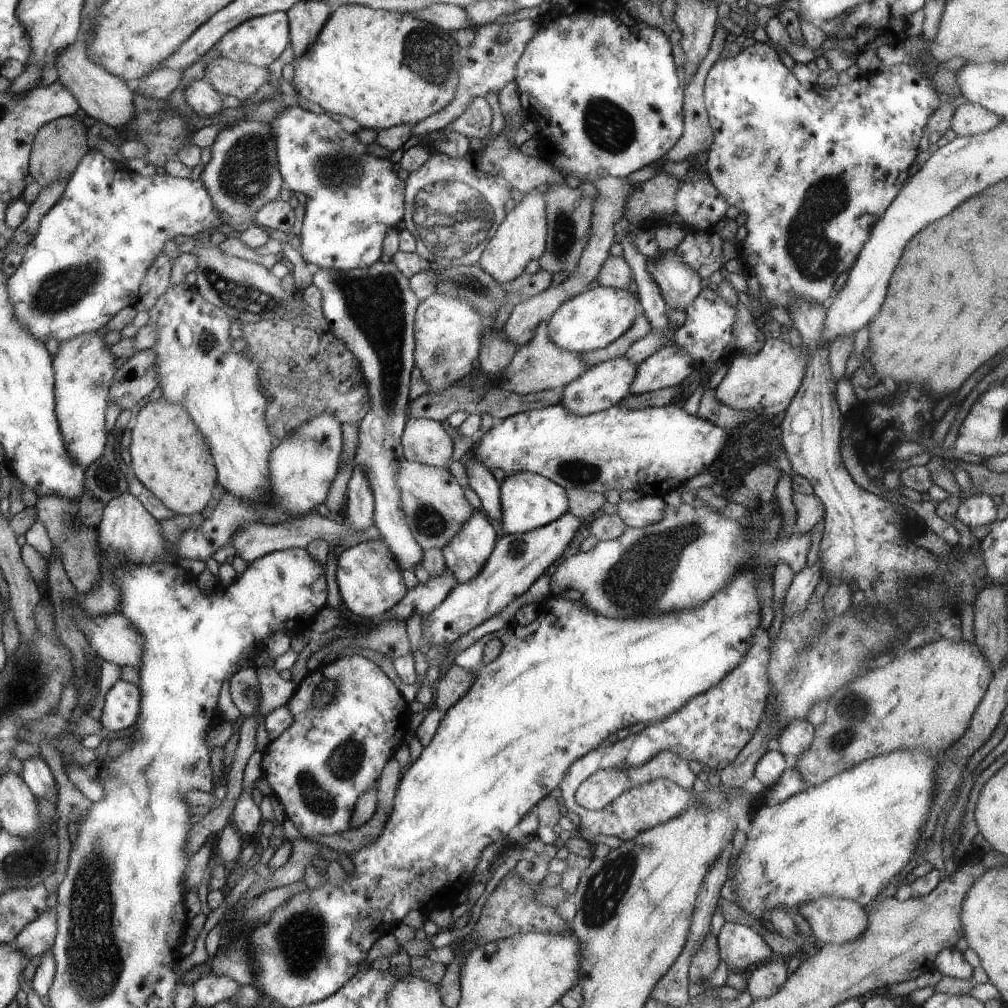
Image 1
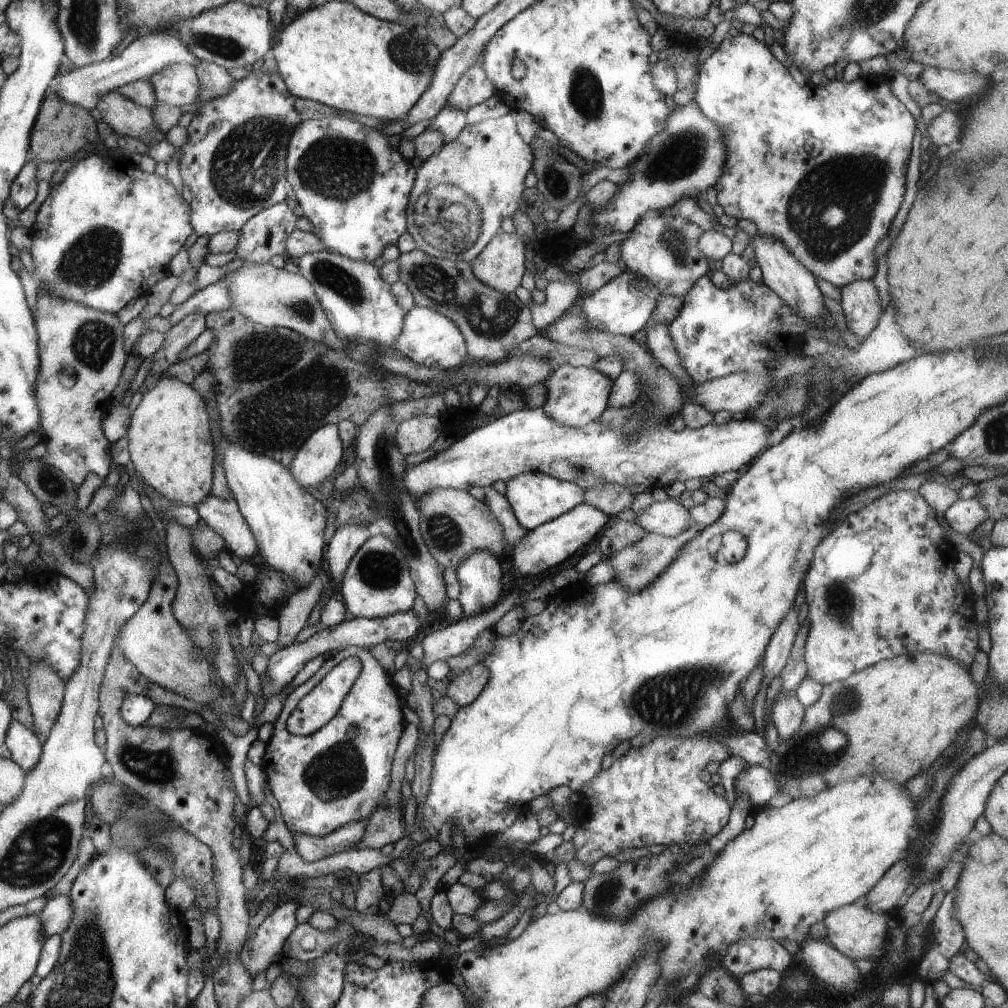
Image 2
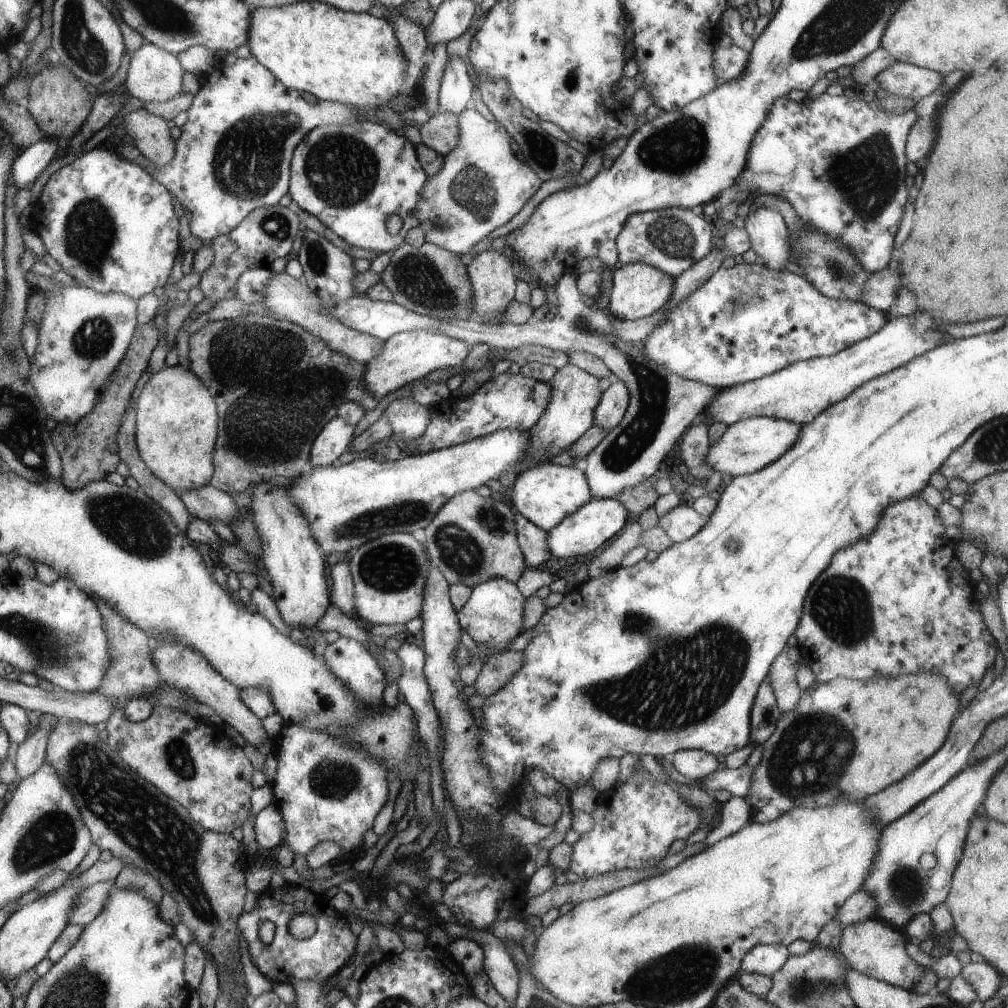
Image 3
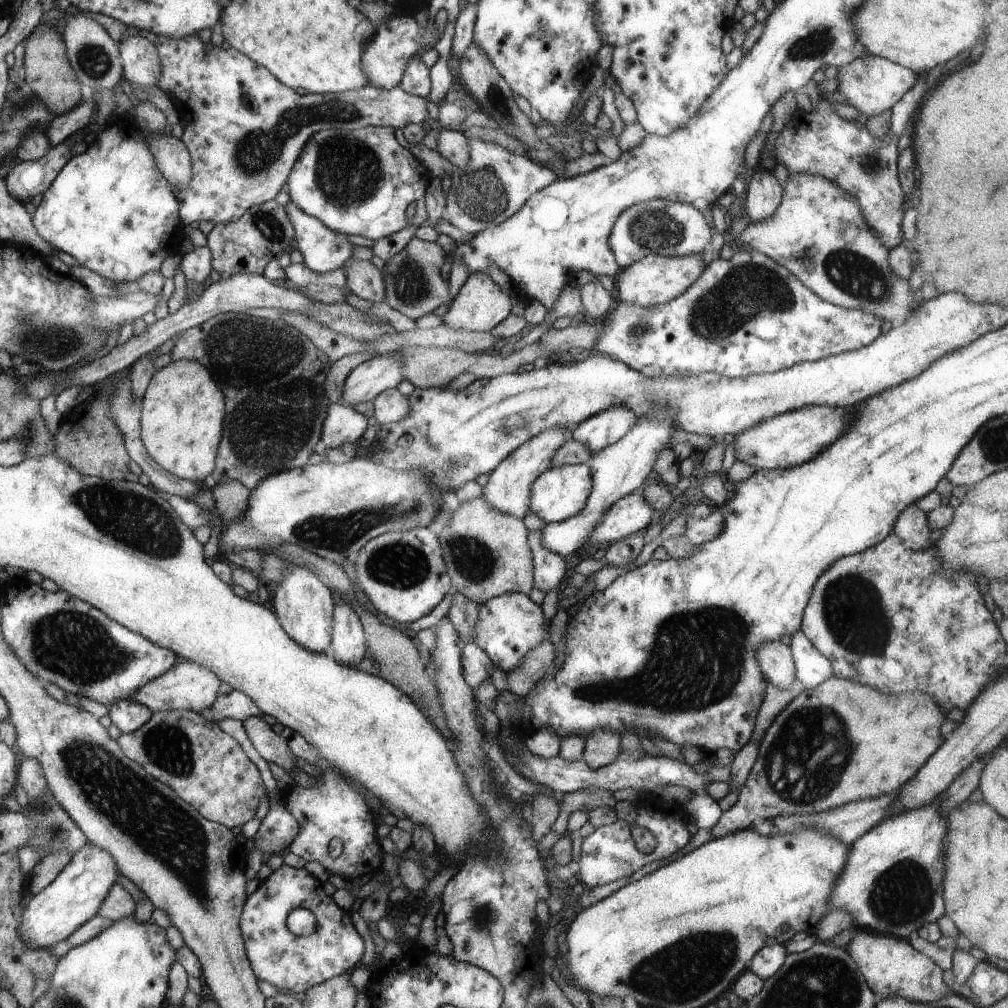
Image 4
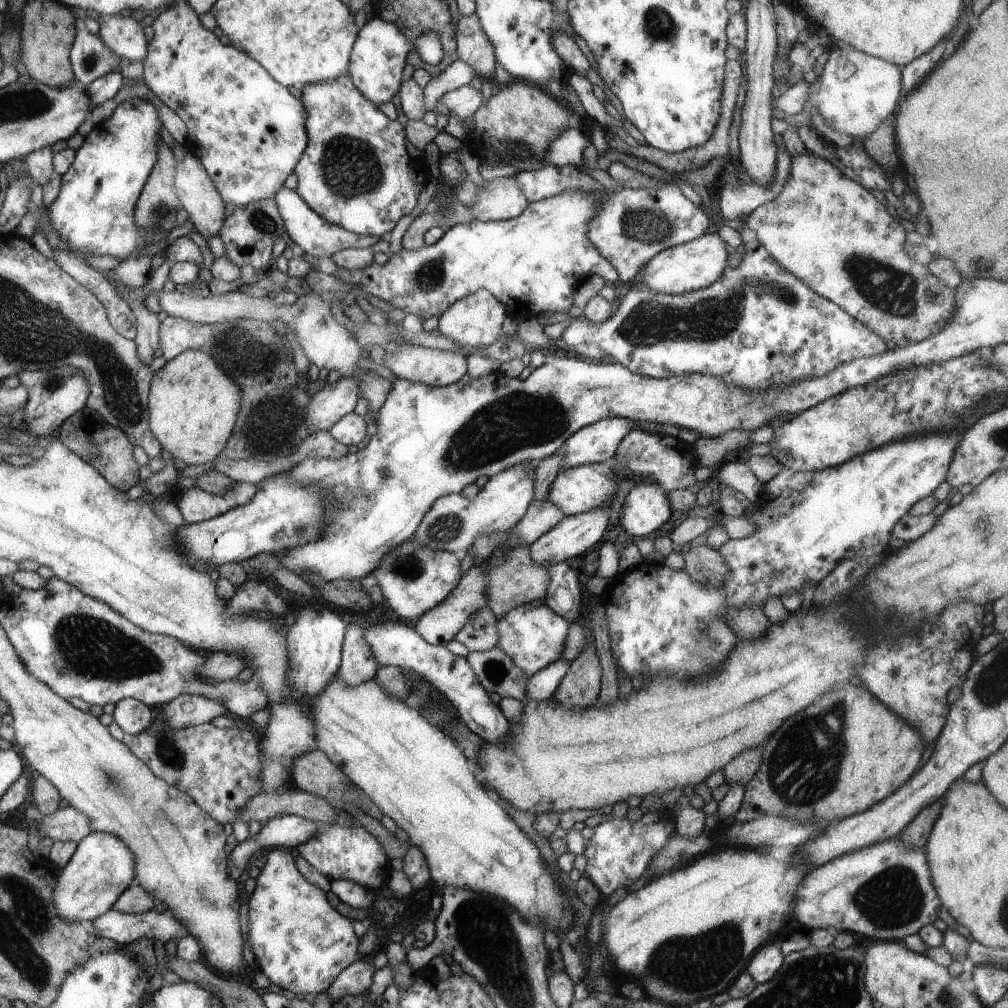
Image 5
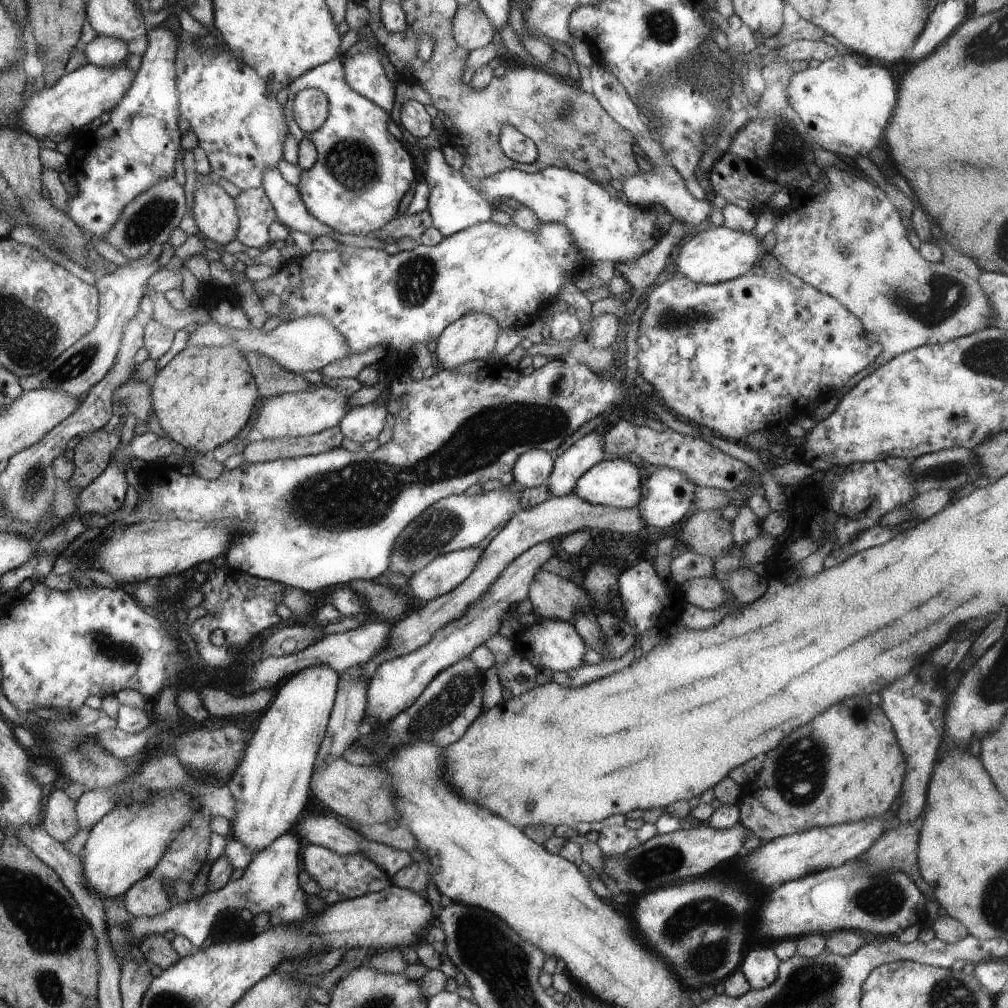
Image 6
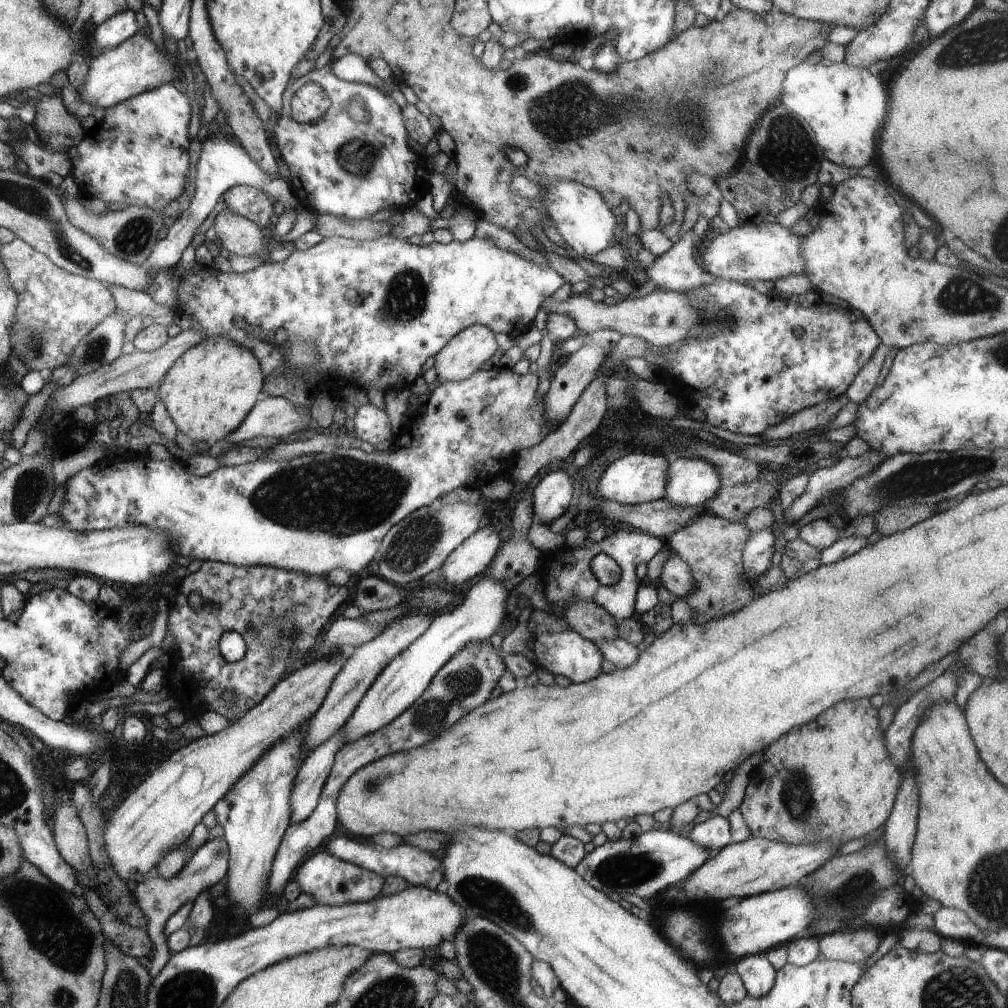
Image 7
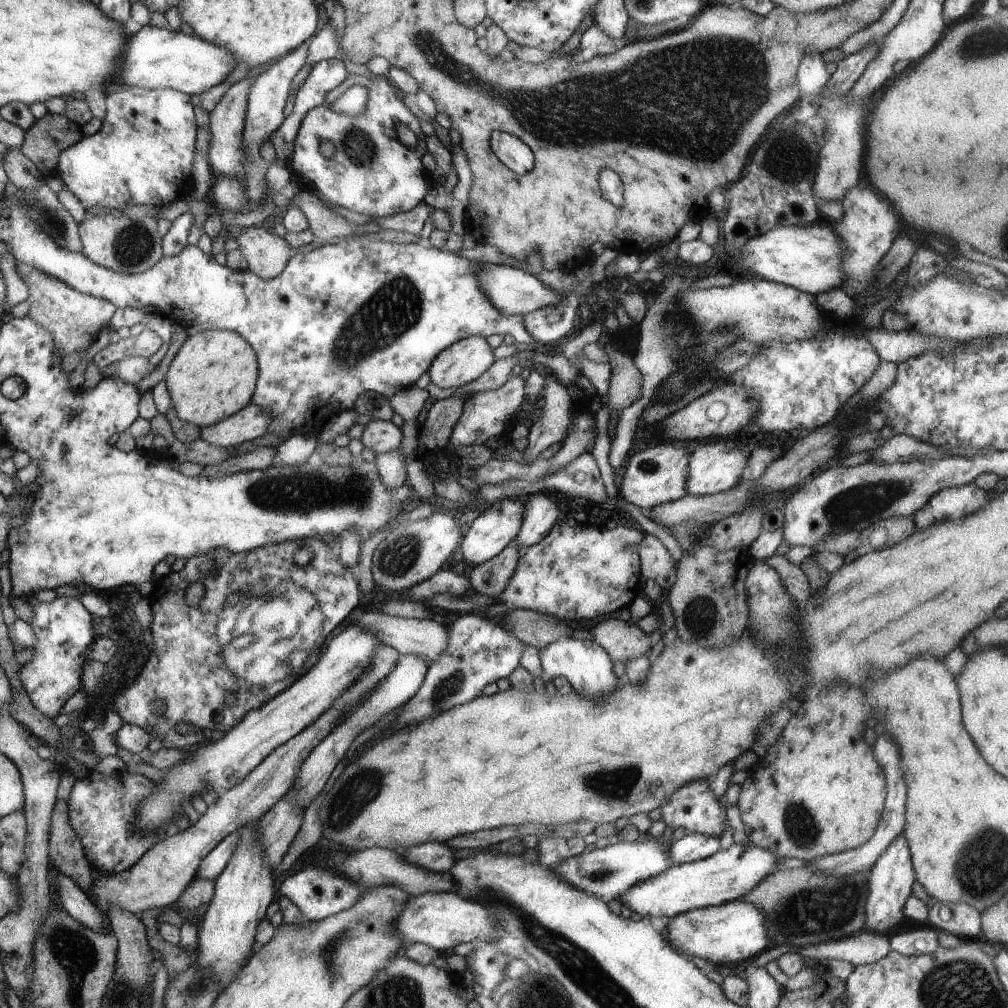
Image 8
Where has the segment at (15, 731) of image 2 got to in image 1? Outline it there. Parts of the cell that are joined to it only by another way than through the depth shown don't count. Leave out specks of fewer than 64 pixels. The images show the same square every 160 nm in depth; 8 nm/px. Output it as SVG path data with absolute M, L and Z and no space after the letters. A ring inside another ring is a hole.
M28 758L22 761L22 772L20 777L27 782L28 788L35 794L35 798L39 800L50 800L54 802L58 800L58 784L48 764L40 758Z

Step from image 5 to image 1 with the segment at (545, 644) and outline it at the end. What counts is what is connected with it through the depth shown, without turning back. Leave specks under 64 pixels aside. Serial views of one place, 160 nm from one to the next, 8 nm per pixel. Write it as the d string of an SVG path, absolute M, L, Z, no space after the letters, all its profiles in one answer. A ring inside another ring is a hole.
M476 509L471 520L460 528L459 535L442 548L446 567L452 570L459 584L469 582L483 571L495 551L499 534L497 525Z

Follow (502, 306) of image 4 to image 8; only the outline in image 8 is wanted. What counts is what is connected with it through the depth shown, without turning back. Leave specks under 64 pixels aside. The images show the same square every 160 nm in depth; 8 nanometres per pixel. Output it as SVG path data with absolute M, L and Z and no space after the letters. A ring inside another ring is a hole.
M476 335L459 340L458 343L451 344L446 351L442 351L428 369L428 376L440 388L452 386L452 388L459 389L468 383L474 382L494 363L494 354L492 354L488 342Z

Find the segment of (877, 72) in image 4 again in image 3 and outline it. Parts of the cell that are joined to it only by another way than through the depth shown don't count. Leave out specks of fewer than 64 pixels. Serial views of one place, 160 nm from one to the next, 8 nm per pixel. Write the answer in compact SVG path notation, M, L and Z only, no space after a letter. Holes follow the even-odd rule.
M897 62L880 72L875 80L887 96L904 96L920 101L942 84L946 75L909 63Z

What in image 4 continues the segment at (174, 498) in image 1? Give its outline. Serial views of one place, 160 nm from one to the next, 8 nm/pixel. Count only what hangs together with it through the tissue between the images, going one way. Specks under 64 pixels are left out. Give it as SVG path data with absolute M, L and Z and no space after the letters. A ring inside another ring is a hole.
M180 360L157 370L142 408L142 440L156 464L172 476L192 482L205 480L215 470L226 412L224 396L205 365L196 360Z

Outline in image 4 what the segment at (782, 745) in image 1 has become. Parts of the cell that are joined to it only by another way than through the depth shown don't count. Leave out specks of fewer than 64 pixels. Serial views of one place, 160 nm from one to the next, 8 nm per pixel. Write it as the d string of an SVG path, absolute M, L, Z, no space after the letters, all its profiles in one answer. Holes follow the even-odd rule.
M780 639L762 643L755 657L771 689L786 690L797 678L791 646Z

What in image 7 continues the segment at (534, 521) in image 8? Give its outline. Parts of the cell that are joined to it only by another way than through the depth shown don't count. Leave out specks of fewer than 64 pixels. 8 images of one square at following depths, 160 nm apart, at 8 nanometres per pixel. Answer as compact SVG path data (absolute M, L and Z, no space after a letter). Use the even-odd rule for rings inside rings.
M564 470L548 472L538 486L534 488L531 498L534 504L534 515L538 516L541 525L549 526L562 517L574 498L574 479Z

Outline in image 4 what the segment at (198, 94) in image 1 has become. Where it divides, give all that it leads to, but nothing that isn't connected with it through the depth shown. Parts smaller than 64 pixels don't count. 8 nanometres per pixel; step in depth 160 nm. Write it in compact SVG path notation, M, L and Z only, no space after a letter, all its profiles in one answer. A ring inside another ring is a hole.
M124 34L119 42L119 52L123 76L132 84L150 87L158 86L162 68L160 68L160 56L156 52L154 42L139 36Z

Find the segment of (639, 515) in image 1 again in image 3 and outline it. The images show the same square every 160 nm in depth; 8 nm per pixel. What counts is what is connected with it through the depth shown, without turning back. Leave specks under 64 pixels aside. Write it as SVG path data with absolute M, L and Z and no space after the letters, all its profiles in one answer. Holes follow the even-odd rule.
M676 506L666 516L658 518L657 527L662 528L673 543L689 540L708 522L709 518L701 516L690 506Z

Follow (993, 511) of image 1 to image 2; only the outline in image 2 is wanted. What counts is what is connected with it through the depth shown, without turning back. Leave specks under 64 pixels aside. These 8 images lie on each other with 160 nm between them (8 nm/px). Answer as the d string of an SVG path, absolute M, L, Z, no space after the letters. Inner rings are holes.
M974 498L970 500L958 499L944 513L948 526L960 534L972 532L987 518L987 510L982 503Z

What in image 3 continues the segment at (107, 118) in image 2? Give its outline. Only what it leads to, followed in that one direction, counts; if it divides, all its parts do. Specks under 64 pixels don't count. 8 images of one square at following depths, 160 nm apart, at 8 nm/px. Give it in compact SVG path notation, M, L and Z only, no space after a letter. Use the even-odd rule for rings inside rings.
M138 109L126 114L124 121L126 132L135 141L141 155L154 166L172 163L175 159L175 141L166 120Z

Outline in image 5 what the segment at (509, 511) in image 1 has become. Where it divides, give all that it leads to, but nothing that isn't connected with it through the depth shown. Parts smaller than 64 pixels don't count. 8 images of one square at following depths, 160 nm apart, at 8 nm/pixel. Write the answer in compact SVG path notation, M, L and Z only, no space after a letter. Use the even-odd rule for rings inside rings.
M592 463L560 470L549 488L546 499L567 515L575 515L608 505L615 498L616 491L617 482L610 466L606 463Z

